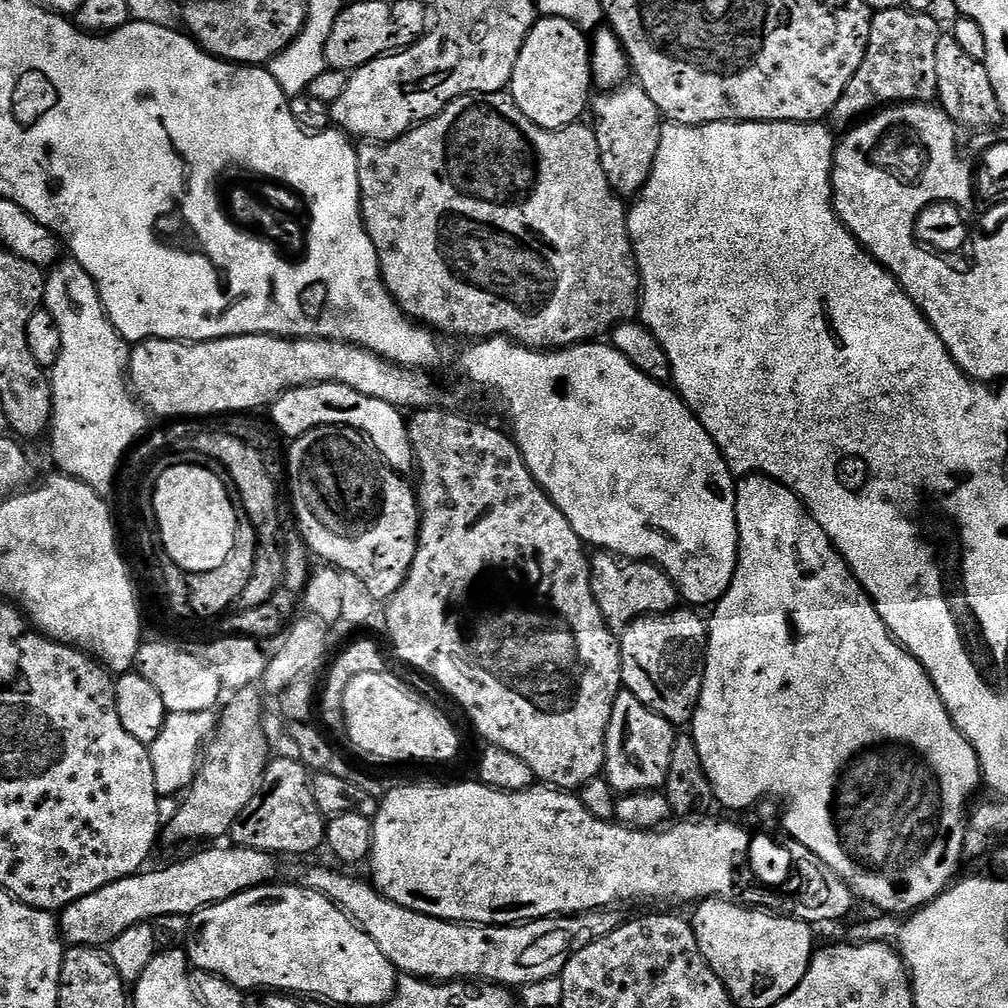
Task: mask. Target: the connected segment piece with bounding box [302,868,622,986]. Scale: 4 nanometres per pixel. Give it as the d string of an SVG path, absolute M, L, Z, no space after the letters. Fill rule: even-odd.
M312 868L305 874L302 884L330 898L363 932L370 934L378 950L382 950L382 954L386 954L389 962L396 967L397 973L414 976L425 982L487 982L523 986L559 977L574 953L598 942L598 938L606 938L606 934L619 928L622 923L621 917L615 916L615 911L601 910L582 912L579 916L549 916L547 920L530 920L507 926L458 924L455 920L439 920L418 914L406 906L398 906L380 895L367 879L364 880L347 876L344 872L335 872L332 868Z

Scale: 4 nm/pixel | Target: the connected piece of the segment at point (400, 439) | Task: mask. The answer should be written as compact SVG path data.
M307 384L301 388L292 388L271 404L271 412L273 420L271 423L281 437L295 438L315 428L329 426L353 428L356 432L363 432L368 437L368 441L375 446L380 457L394 471L408 474L408 471L416 468L416 455L414 446L410 442L405 413L401 409L390 406L390 402L382 402L378 398L358 394L358 390L350 390L350 386Z

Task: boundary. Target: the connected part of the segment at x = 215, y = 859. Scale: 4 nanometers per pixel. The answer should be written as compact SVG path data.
M220 846L205 847L208 848L205 852L198 852L189 860L180 860L157 872L144 870L135 876L127 876L110 886L102 886L102 890L94 894L86 894L86 898L75 900L58 916L65 941L78 948L104 948L130 926L155 922L170 914L191 917L193 912L201 912L226 898L259 888L275 877L272 875L276 872L277 861L273 853L235 846L216 847Z

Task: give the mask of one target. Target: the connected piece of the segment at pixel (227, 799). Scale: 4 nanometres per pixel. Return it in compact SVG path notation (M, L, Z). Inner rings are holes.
M255 687L241 688L228 705L223 705L224 713L219 713L214 739L207 745L195 779L184 796L188 797L163 829L165 841L168 839L172 844L188 844L191 840L219 841L216 840L219 836L227 837L231 833L242 810L250 806L270 759L270 745L264 733L266 710L256 691Z

